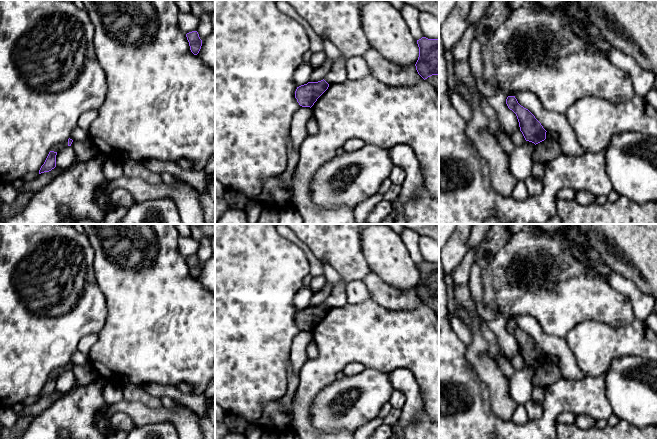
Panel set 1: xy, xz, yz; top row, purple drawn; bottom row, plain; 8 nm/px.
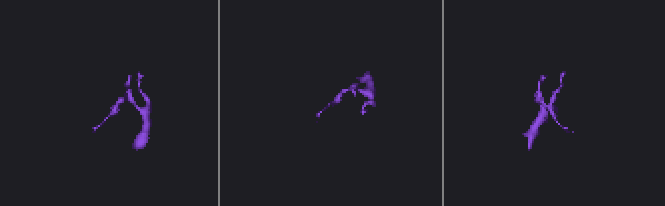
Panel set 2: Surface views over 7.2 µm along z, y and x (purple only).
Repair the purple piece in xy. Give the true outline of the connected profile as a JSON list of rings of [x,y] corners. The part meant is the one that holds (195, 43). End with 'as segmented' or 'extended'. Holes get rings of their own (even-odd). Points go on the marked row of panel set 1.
[[[192,31],[186,34],[187,40],[189,42],[190,50],[194,55],[197,55],[202,46],[202,40],[199,37],[197,31]]]; as segmented

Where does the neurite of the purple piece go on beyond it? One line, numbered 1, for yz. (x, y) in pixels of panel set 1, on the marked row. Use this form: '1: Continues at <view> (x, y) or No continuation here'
1: No continuation here

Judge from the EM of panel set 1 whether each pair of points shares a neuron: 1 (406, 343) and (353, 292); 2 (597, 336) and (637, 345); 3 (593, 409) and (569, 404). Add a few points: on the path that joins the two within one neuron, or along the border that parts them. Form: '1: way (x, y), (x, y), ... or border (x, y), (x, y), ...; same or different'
1: border (369, 298), (355, 304), (347, 304); different
2: way (607, 341), (627, 341); same
3: way (587, 404), (575, 404); same

